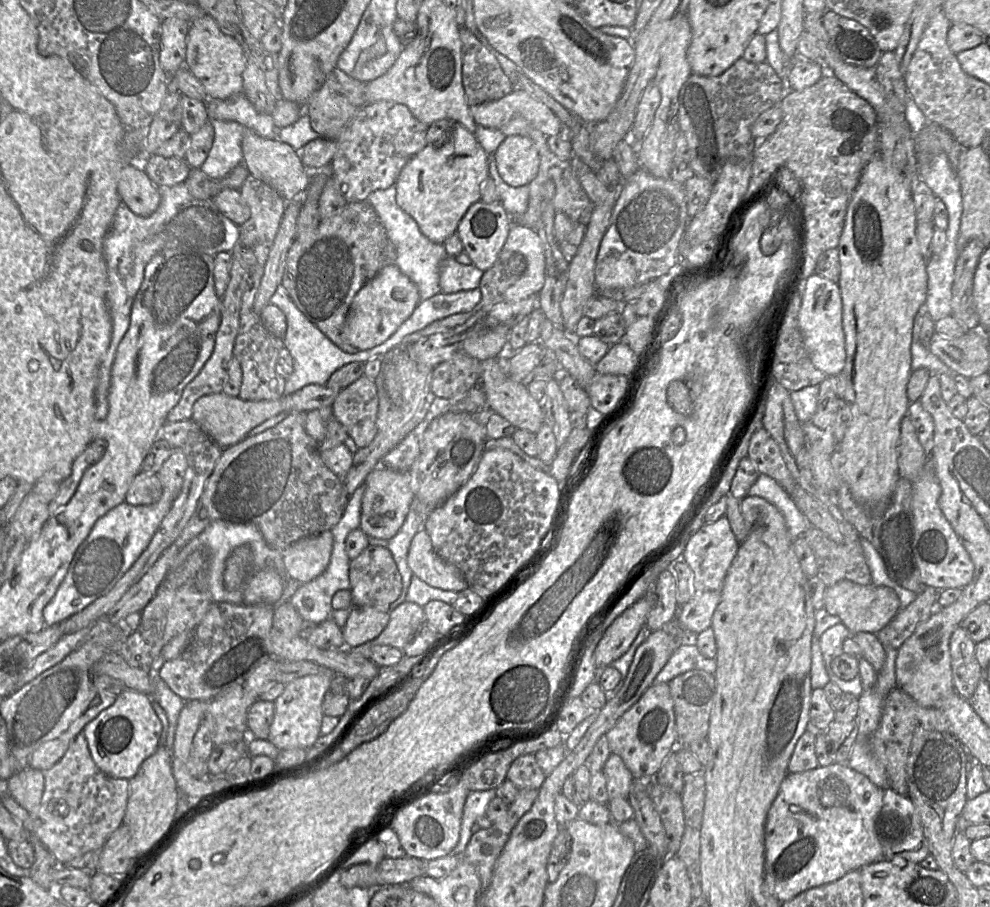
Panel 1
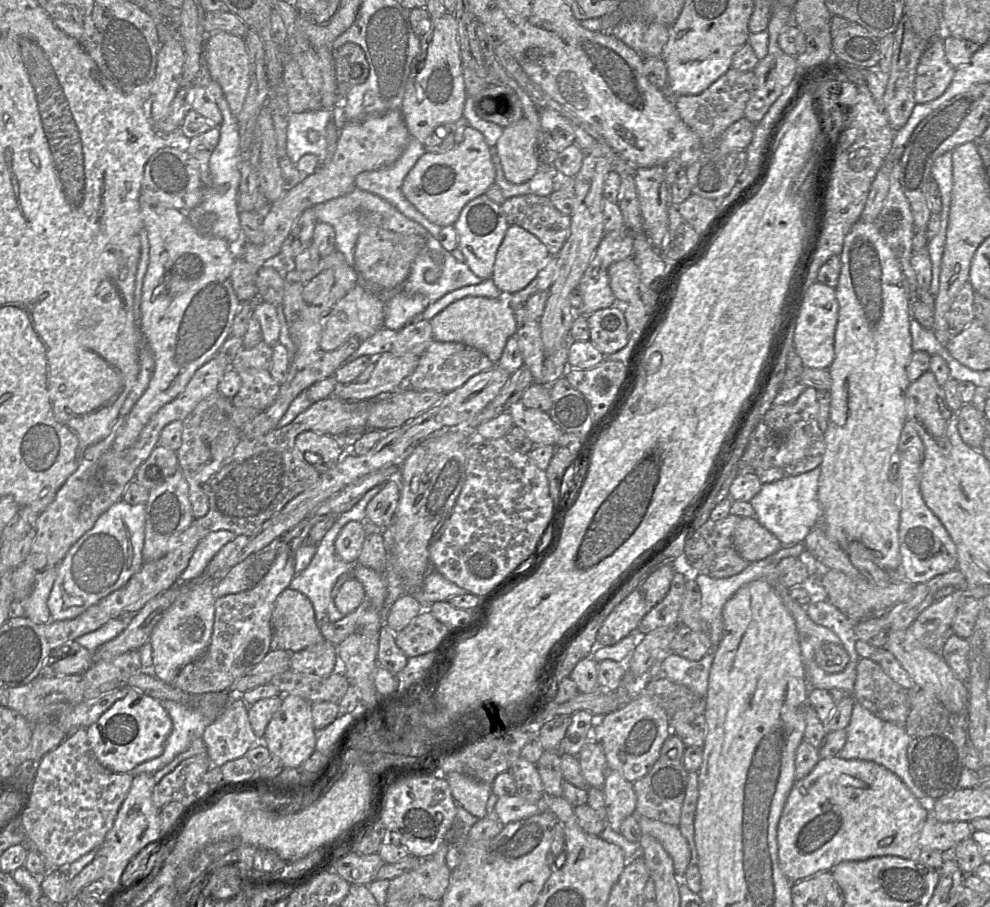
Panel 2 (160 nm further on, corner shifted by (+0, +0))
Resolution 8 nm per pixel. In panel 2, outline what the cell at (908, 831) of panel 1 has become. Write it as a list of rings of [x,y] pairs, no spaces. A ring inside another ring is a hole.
[[[932,806],[925,807],[929,815],[919,838],[921,849],[950,853],[958,843],[971,837],[974,830],[970,822],[940,822],[932,816]]]

